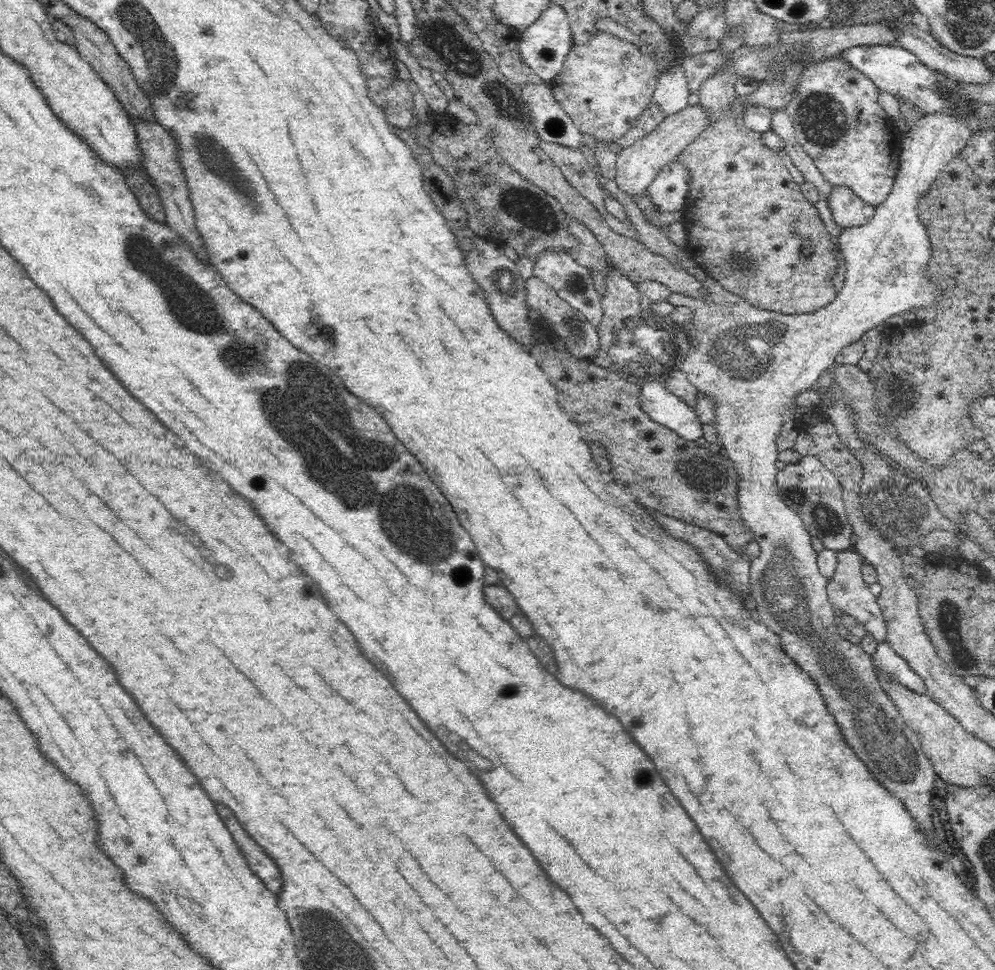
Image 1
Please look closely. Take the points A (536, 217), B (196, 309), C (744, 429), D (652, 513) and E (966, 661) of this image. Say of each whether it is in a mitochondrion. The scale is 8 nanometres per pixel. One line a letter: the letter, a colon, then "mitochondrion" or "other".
A: mitochondrion
B: mitochondrion
C: other
D: other
E: mitochondrion

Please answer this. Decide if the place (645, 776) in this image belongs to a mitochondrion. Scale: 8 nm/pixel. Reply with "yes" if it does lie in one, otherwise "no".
yes

